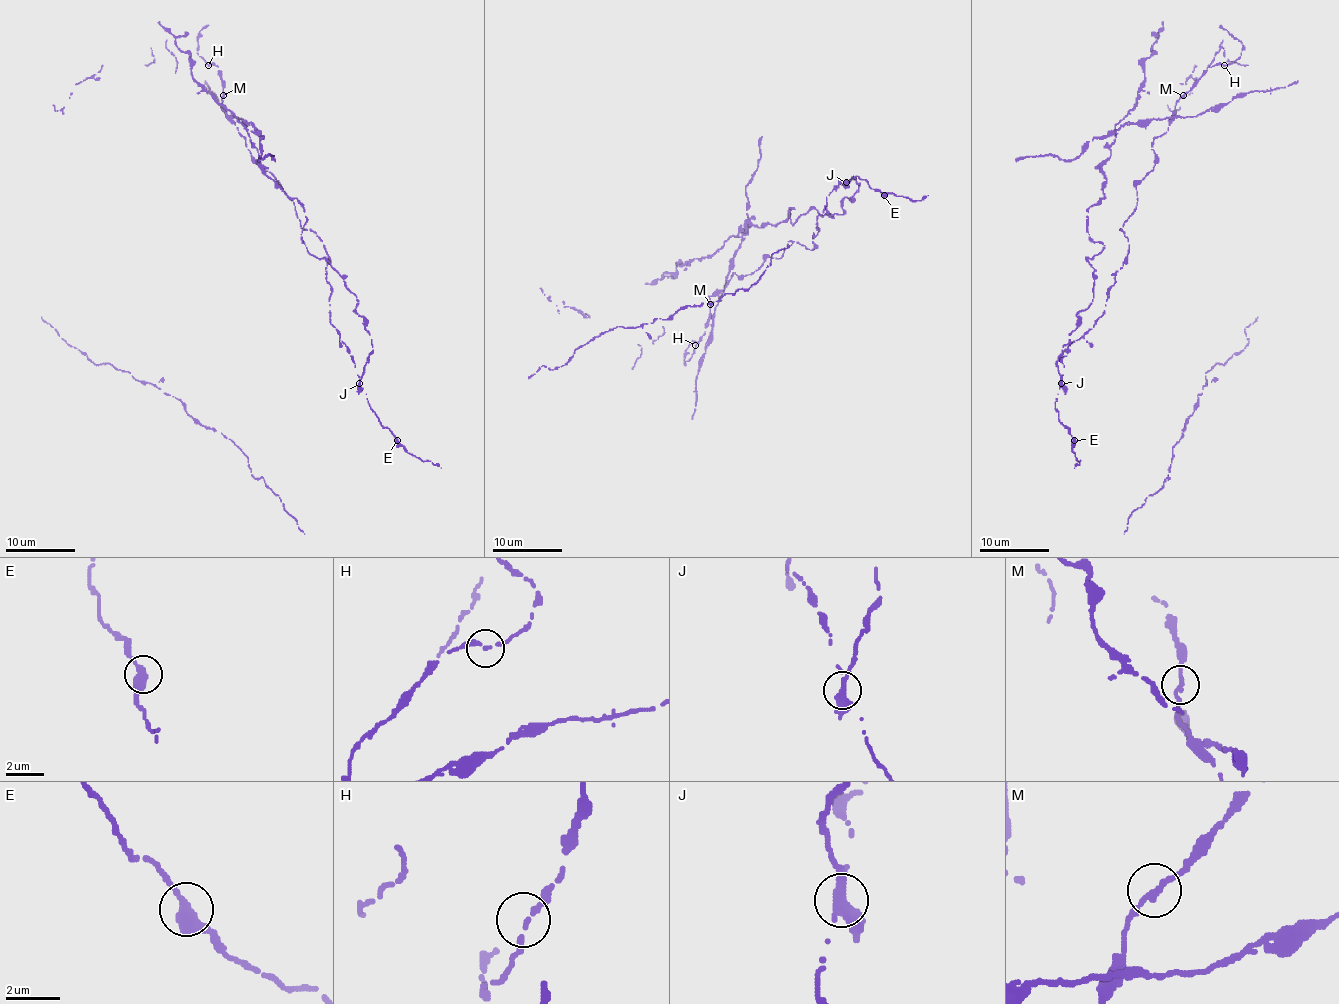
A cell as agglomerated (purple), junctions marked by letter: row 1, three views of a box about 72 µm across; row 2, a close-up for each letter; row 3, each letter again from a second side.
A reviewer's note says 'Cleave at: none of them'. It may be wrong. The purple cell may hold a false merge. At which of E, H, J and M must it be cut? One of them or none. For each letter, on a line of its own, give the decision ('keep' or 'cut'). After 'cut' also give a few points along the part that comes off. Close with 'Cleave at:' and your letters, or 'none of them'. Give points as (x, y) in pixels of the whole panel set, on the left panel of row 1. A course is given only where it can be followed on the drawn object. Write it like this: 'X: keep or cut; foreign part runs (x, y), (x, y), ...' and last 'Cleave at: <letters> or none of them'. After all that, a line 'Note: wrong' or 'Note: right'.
E: keep
H: keep
J: cut
M: keep
Cleave at: J
Note: wrong

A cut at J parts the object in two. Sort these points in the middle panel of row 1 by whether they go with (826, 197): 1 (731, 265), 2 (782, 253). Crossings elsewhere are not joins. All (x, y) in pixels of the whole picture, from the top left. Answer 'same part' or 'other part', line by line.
1: other part
2: same part

